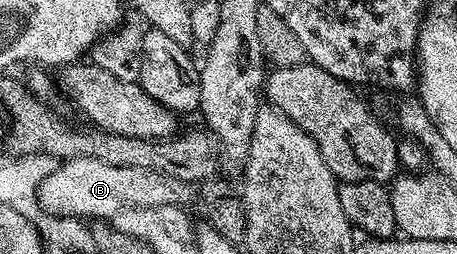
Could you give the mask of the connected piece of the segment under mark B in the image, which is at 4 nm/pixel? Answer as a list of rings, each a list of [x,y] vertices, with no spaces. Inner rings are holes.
[[[76,156],[74,160],[58,163],[57,168],[43,178],[37,191],[37,203],[42,213],[50,212],[53,216],[112,218],[124,208],[168,204],[185,206],[192,196],[194,199],[194,185],[177,176],[168,176],[150,168],[113,166],[90,156]]]

